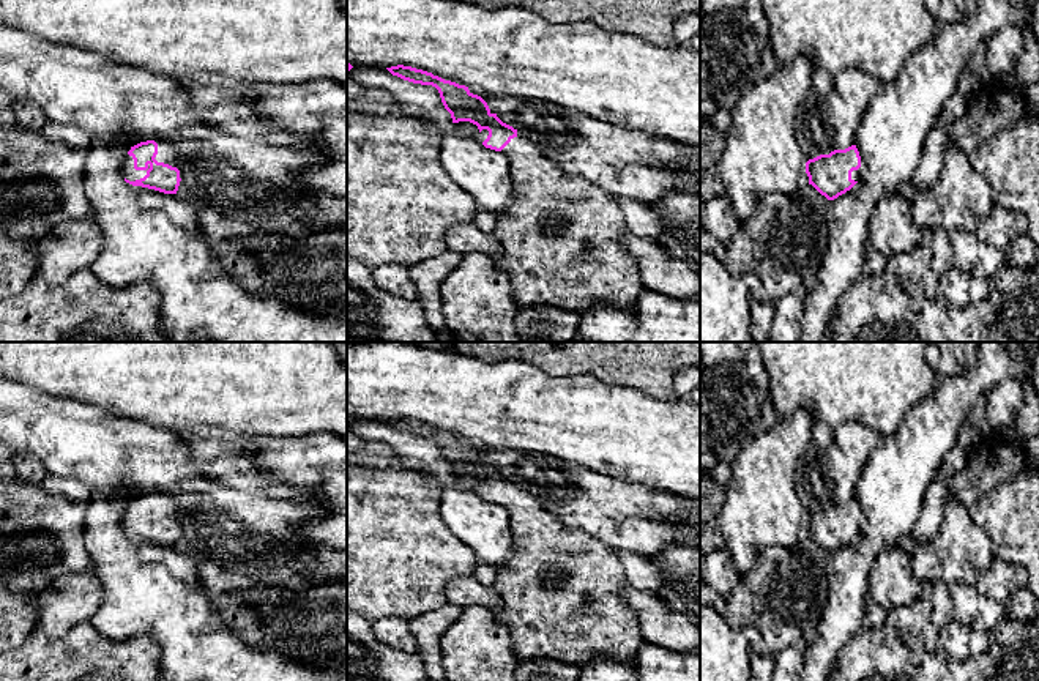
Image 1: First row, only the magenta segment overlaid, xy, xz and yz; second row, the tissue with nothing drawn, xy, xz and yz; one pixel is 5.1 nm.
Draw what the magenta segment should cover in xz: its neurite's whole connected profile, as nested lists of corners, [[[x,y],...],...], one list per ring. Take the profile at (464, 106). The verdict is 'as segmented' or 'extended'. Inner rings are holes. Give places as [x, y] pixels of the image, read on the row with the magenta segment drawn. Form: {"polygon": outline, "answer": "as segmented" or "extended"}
{"polygon": [[[397,65],[386,69],[404,80],[435,87],[452,123],[476,125],[476,140],[509,159],[512,203],[498,213],[492,235],[500,252],[490,259],[508,274],[511,295],[519,306],[550,306],[583,315],[596,304],[624,309],[635,303],[645,285],[635,260],[623,247],[627,225],[612,194],[582,177],[566,173],[522,131],[492,114],[487,102],[468,87],[412,66]]], "answer": "extended"}

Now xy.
{"polygon": [[[166,140],[140,142],[126,154],[123,178],[132,186],[177,194],[180,186],[180,159],[177,150]]], "answer": "extended"}

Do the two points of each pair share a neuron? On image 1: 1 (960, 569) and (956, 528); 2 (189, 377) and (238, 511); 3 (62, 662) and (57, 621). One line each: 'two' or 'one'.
1: one
2: two
3: two

